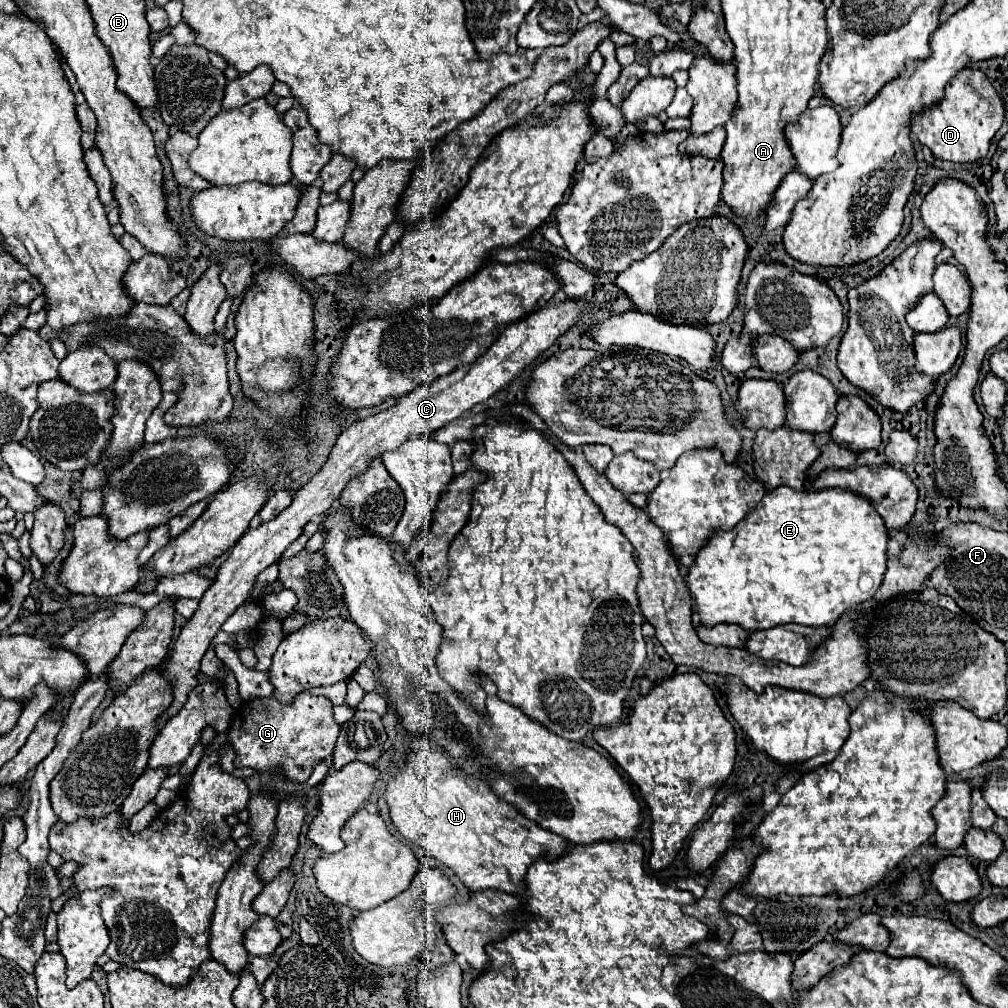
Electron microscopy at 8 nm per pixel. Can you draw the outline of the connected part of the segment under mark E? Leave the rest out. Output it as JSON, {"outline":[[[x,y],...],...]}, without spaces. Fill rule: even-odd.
{"outline":[[[777,487],[735,529],[715,533],[699,551],[687,577],[695,599],[693,611],[701,615],[699,623],[707,627],[737,623],[747,631],[759,631],[785,623],[809,627],[833,625],[847,609],[877,593],[887,571],[887,541],[887,527],[865,497],[843,489],[809,493]]]}

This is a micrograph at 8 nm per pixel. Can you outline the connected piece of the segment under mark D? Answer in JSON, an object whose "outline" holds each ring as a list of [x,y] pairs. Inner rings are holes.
{"outline":[[[963,69],[947,83],[945,99],[939,105],[913,117],[911,129],[921,145],[927,145],[931,149],[933,157],[953,163],[973,163],[987,155],[991,139],[1003,125],[1003,119],[1003,101],[993,89],[987,75],[977,69]]]}

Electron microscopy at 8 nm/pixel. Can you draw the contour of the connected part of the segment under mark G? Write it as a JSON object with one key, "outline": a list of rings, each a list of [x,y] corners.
{"outline":[[[301,693],[291,705],[279,703],[271,695],[246,701],[233,713],[227,737],[237,753],[235,767],[253,767],[259,773],[283,769],[289,781],[305,783],[317,763],[333,753],[339,725],[333,719],[333,705],[327,697]]]}

